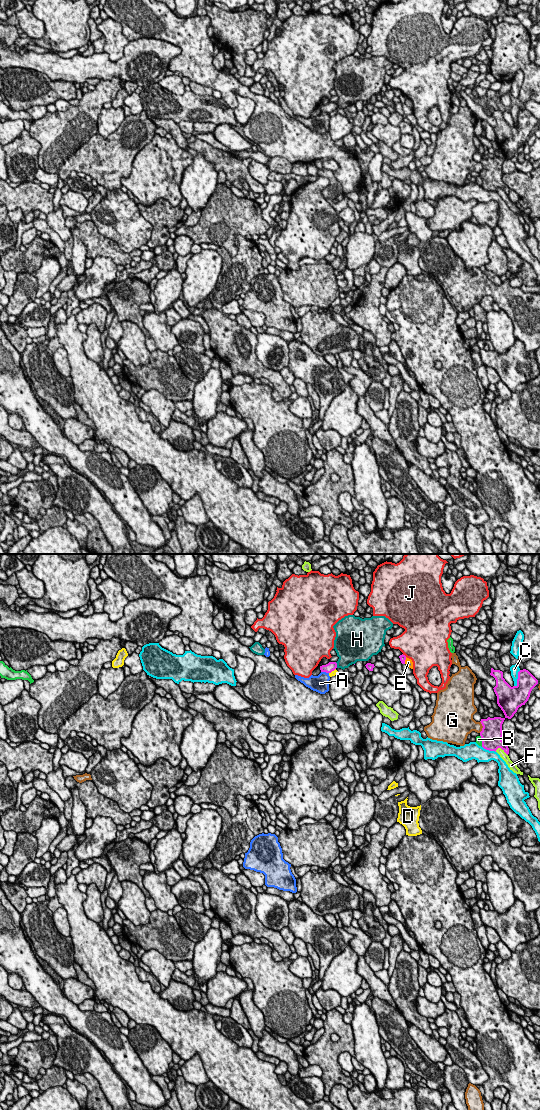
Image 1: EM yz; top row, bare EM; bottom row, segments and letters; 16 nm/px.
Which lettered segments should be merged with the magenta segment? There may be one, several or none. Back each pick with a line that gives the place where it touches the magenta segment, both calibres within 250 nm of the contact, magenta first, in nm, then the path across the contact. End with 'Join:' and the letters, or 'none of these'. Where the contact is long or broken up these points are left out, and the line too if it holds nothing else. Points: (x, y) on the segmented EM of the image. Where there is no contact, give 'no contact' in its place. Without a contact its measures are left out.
Join: none of these

